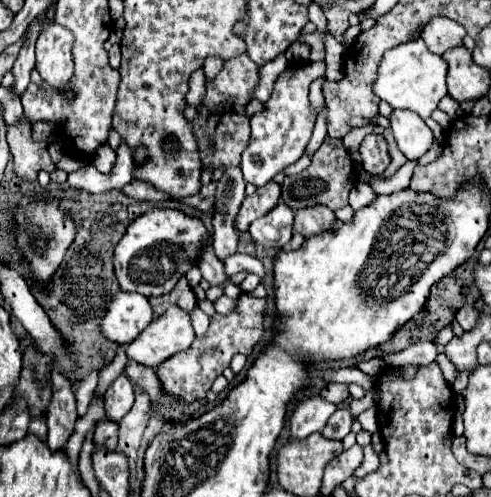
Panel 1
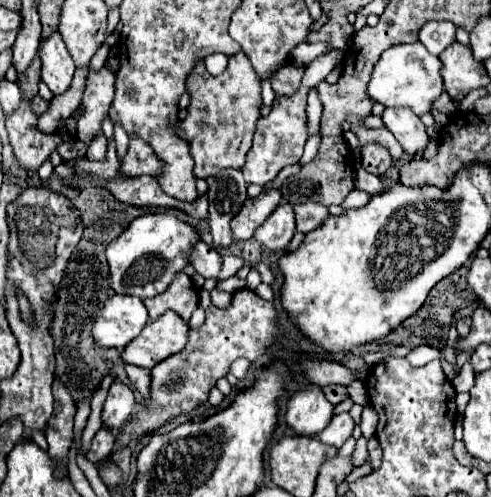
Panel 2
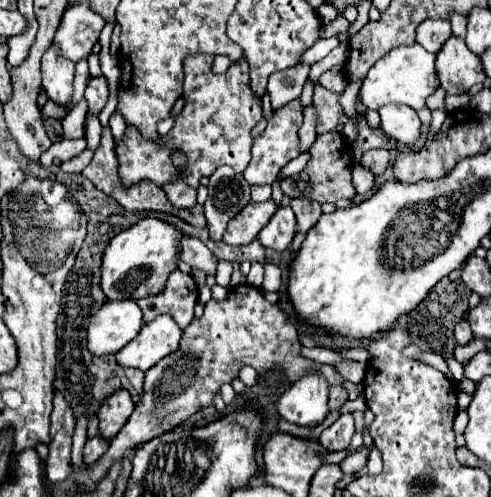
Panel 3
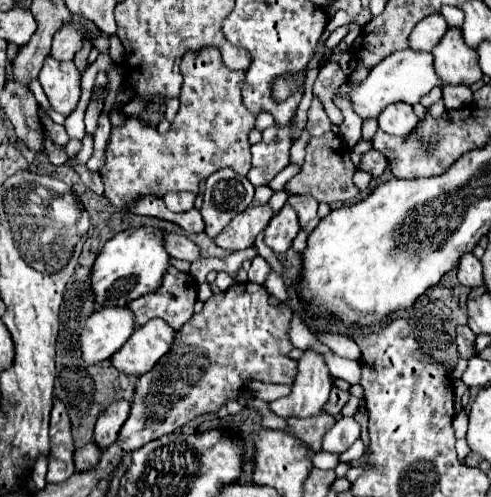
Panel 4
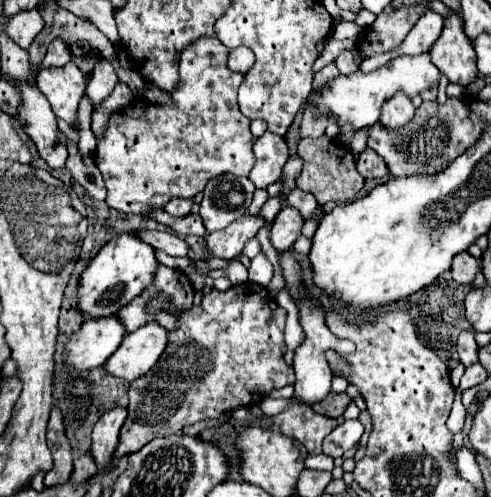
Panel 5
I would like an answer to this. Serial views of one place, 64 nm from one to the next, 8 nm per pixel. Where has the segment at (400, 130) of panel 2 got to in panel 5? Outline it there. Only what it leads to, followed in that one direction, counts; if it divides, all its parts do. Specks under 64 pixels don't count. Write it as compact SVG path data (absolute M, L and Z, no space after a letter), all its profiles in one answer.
M398 92L396 96L390 96L382 106L380 122L386 128L396 130L396 128L408 124L412 118L414 118L414 104L408 96L404 96L404 92Z

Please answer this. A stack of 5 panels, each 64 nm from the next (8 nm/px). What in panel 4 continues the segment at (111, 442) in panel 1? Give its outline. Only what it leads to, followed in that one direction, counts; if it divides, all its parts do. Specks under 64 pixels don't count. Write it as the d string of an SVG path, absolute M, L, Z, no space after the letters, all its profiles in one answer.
M94 442L86 444L86 446L84 446L82 450L78 450L76 456L74 456L74 462L76 462L76 470L78 470L78 472L86 472L86 470L96 468L98 460L100 460L100 448L98 448Z

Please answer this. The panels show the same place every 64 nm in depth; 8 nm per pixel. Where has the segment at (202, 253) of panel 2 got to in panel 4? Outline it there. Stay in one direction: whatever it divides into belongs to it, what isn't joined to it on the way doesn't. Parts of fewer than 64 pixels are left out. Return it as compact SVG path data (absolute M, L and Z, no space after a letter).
M164 232L164 246L166 246L166 252L170 256L180 258L180 260L194 262L200 256L200 248L192 240L188 240L186 236L182 236L182 234Z

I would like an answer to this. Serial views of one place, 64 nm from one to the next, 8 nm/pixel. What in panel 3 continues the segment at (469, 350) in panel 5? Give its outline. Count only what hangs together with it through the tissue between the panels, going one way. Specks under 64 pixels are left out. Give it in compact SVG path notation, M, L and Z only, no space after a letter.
M466 320L458 322L458 324L456 324L456 342L458 342L460 346L466 346L470 340L472 340L472 330L470 330L468 322L466 322Z

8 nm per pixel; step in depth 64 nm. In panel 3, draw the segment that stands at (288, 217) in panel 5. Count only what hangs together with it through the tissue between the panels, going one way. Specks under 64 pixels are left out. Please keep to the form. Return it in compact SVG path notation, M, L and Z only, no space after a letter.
M280 206L276 214L270 218L266 228L260 230L258 240L264 248L272 248L276 252L284 252L296 234L296 218L290 206Z

